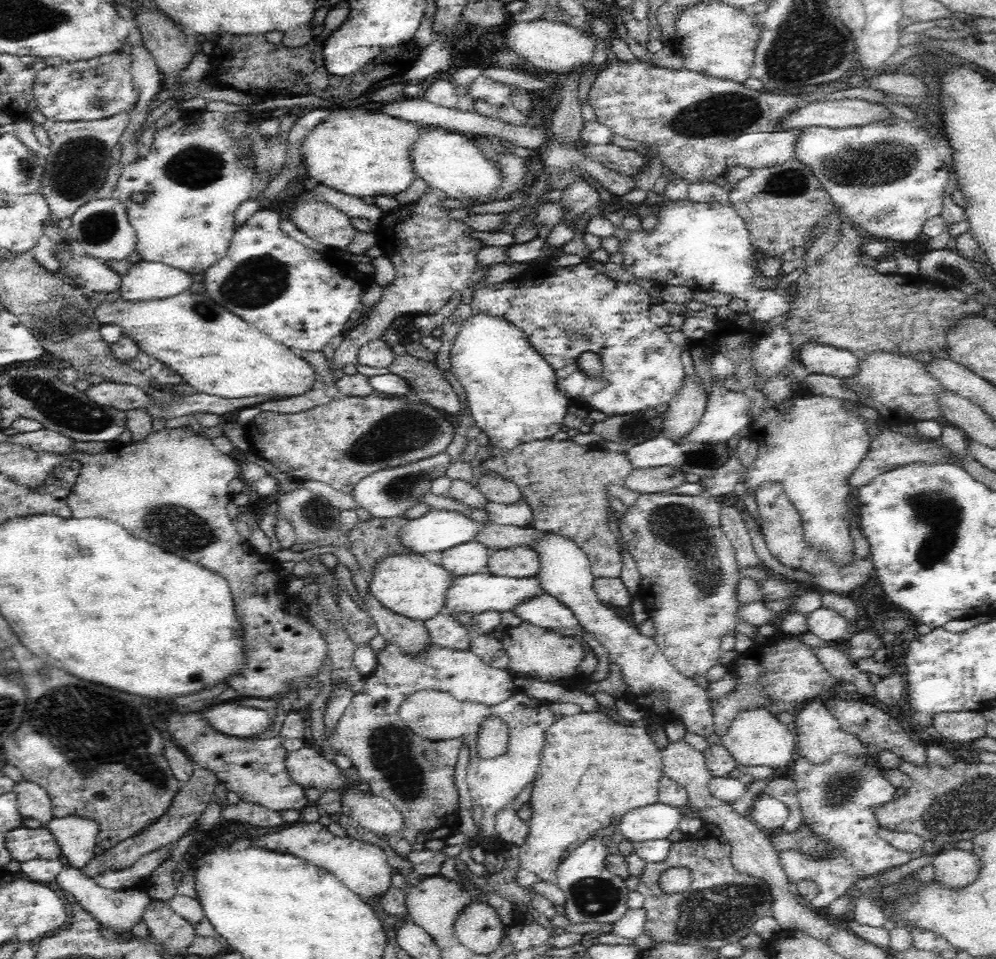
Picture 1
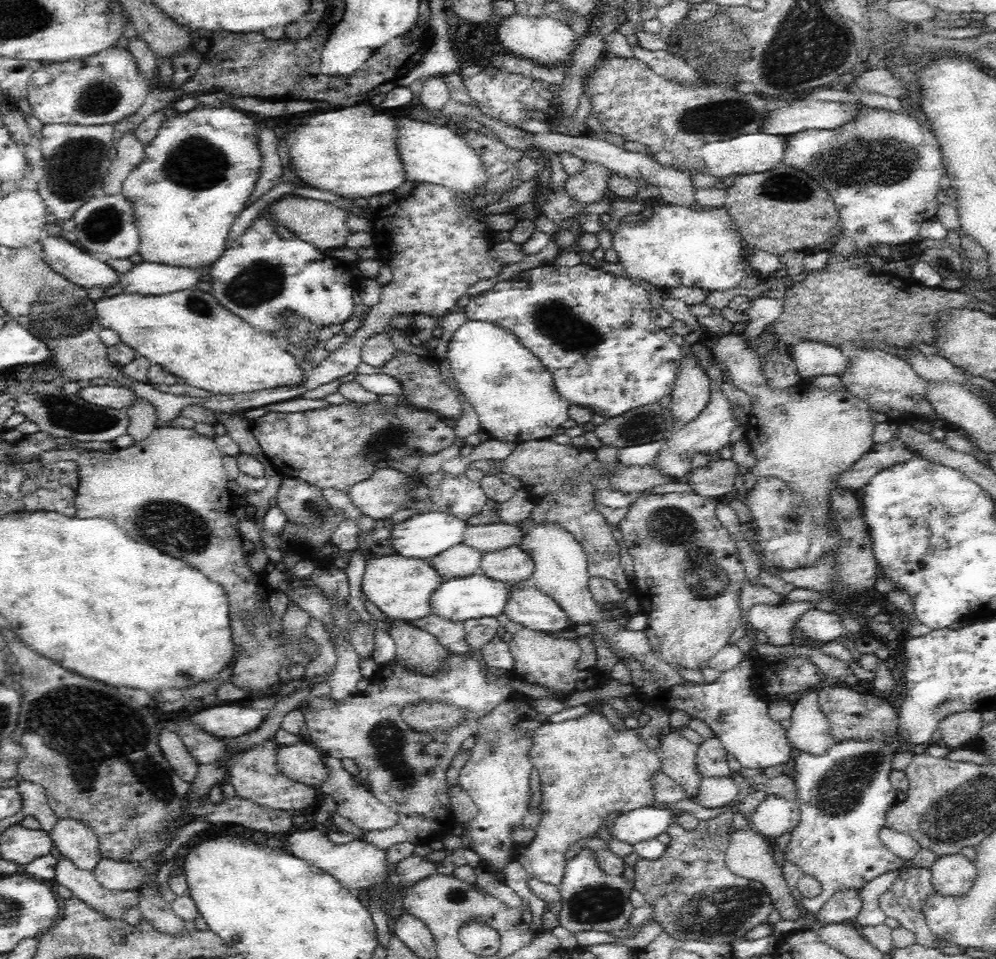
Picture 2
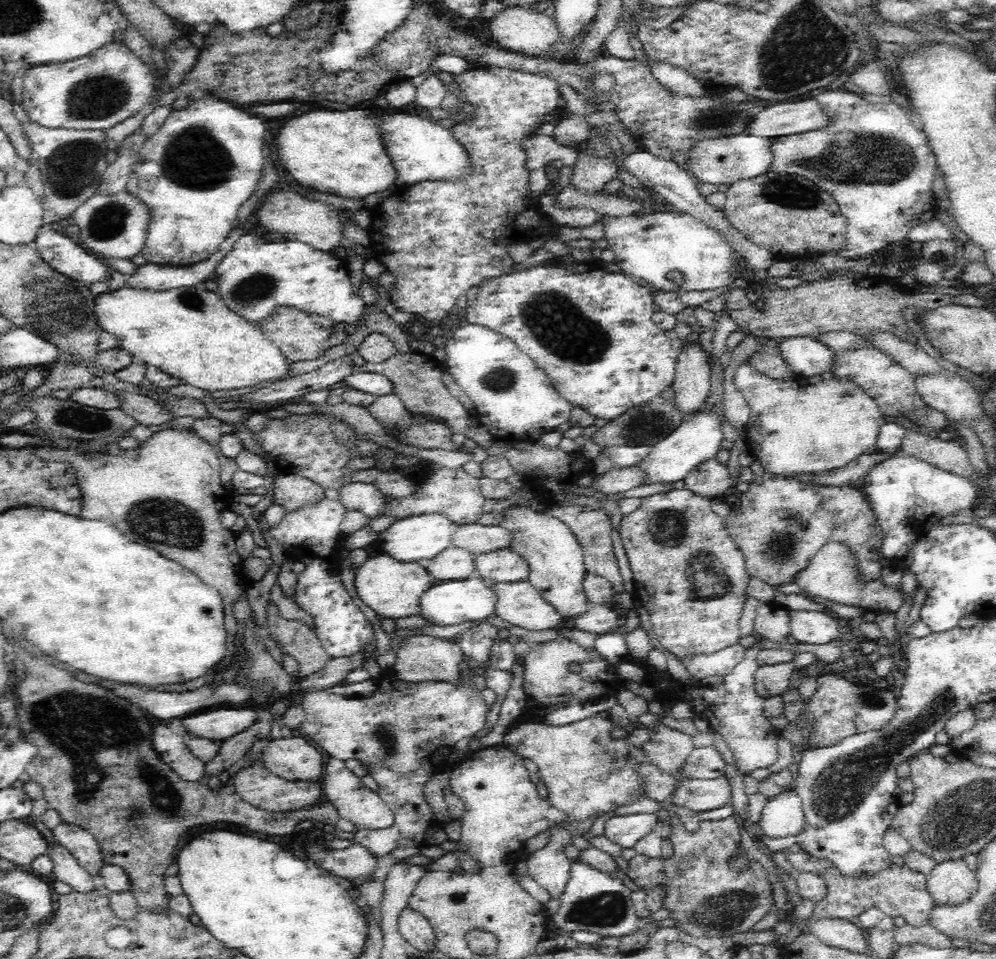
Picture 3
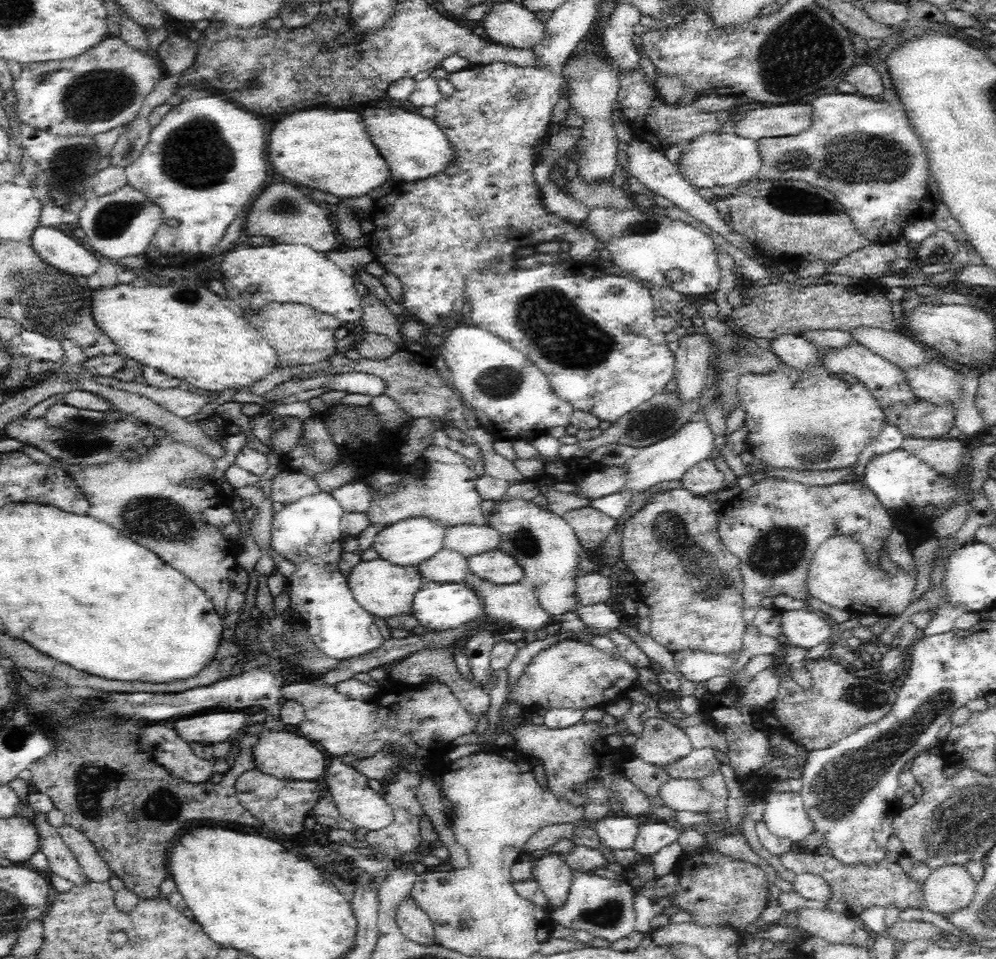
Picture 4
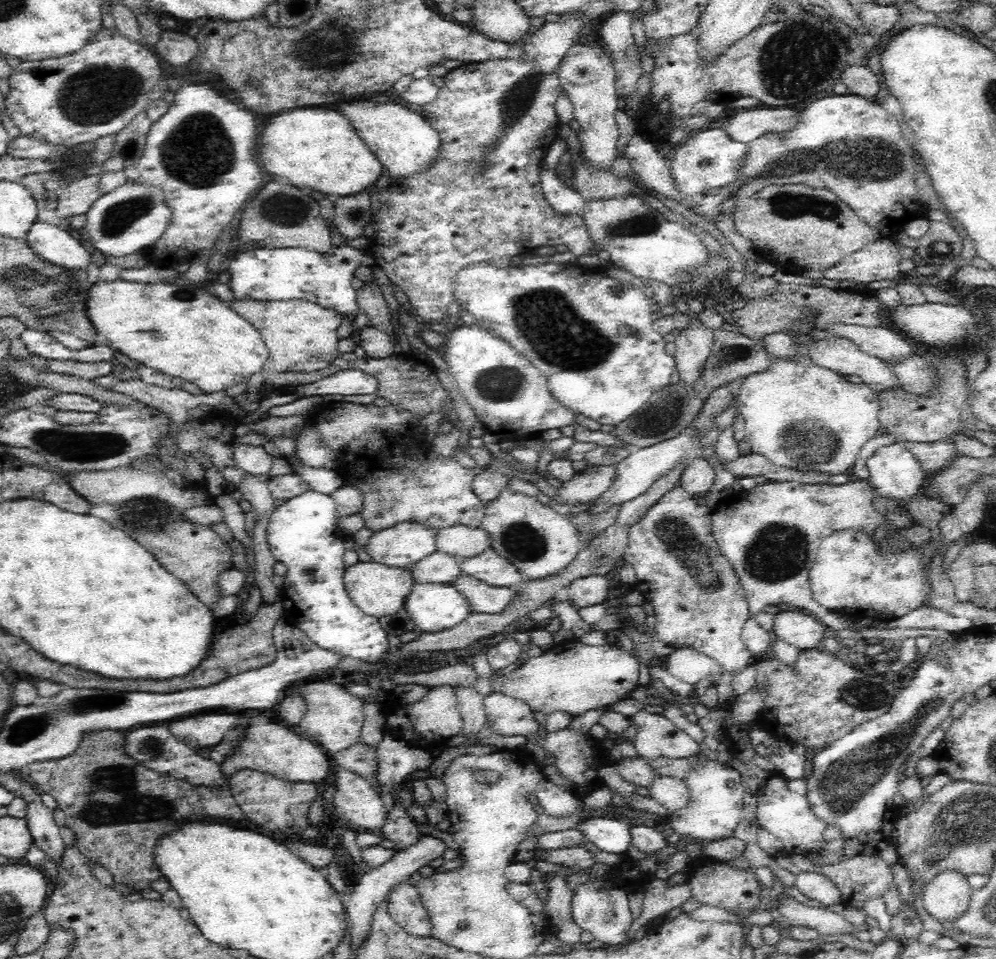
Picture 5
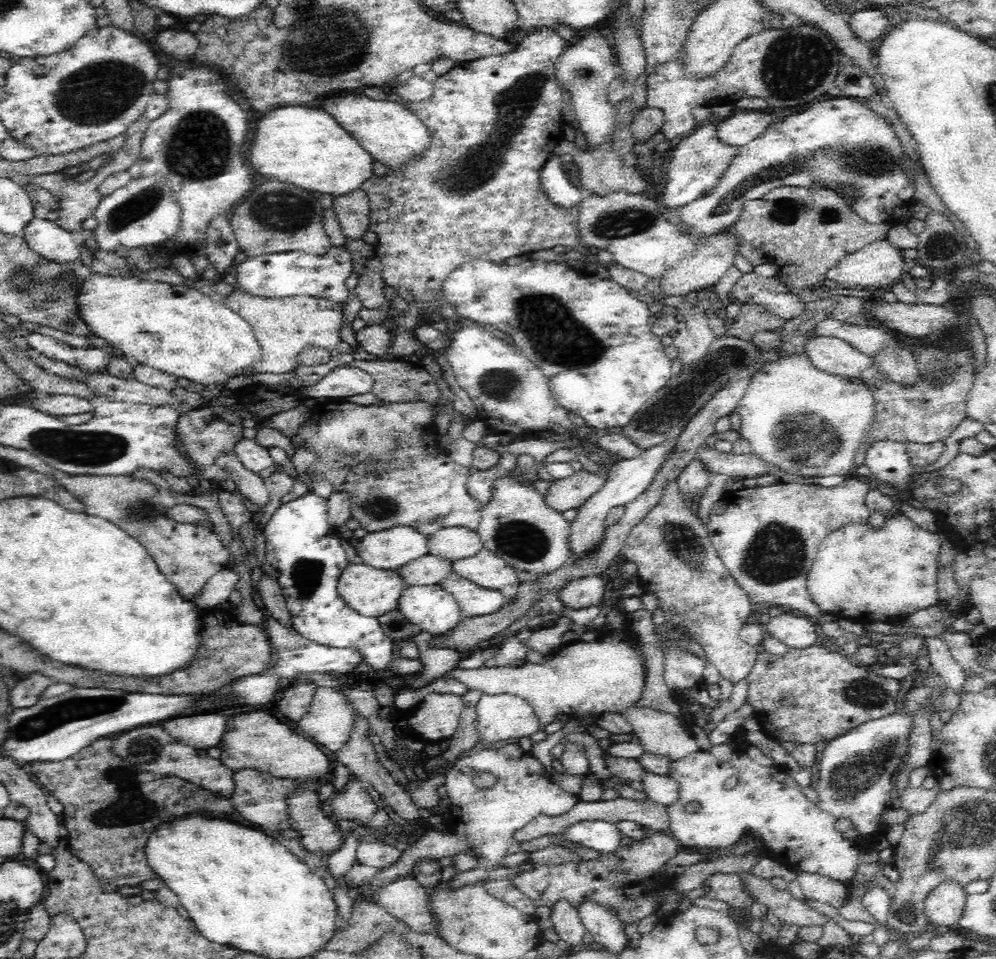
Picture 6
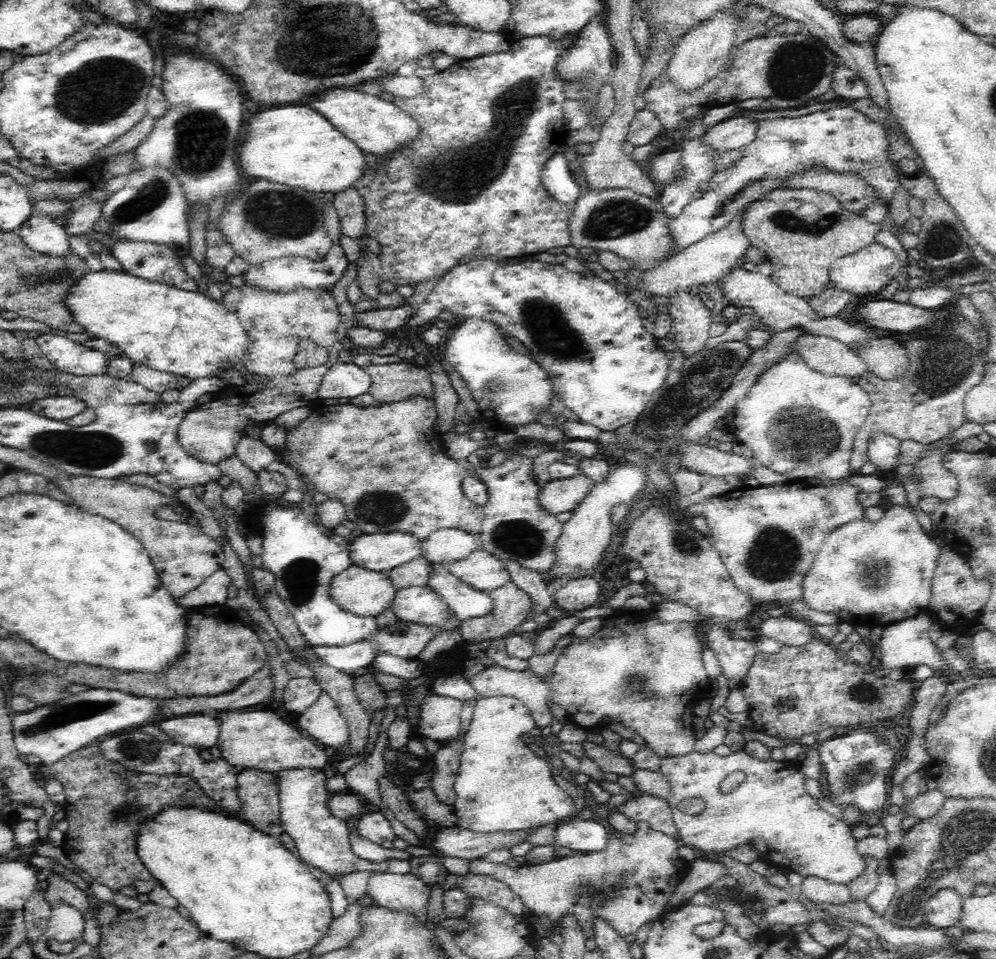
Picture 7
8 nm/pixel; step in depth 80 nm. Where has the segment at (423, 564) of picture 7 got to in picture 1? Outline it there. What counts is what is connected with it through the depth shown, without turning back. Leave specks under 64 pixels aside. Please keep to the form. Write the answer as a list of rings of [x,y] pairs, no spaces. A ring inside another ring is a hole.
[[[470,540],[446,549],[439,565],[454,578],[482,574],[487,572],[489,554],[490,550],[483,544]]]

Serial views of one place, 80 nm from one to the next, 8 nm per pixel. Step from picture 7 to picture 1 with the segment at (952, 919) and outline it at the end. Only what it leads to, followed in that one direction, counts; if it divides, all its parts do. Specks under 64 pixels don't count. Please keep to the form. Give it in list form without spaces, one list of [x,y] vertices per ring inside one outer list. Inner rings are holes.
[[[962,849],[945,850],[930,863],[935,872],[934,881],[943,888],[963,889],[976,880],[980,870],[977,855]]]

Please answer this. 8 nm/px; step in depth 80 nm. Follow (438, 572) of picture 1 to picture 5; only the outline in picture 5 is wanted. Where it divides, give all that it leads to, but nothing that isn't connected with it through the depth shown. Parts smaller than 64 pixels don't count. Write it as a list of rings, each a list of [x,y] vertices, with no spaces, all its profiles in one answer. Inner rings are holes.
[[[358,561],[343,572],[344,589],[352,604],[369,617],[380,618],[395,613],[404,606],[414,583],[406,568],[388,568],[374,562]]]

